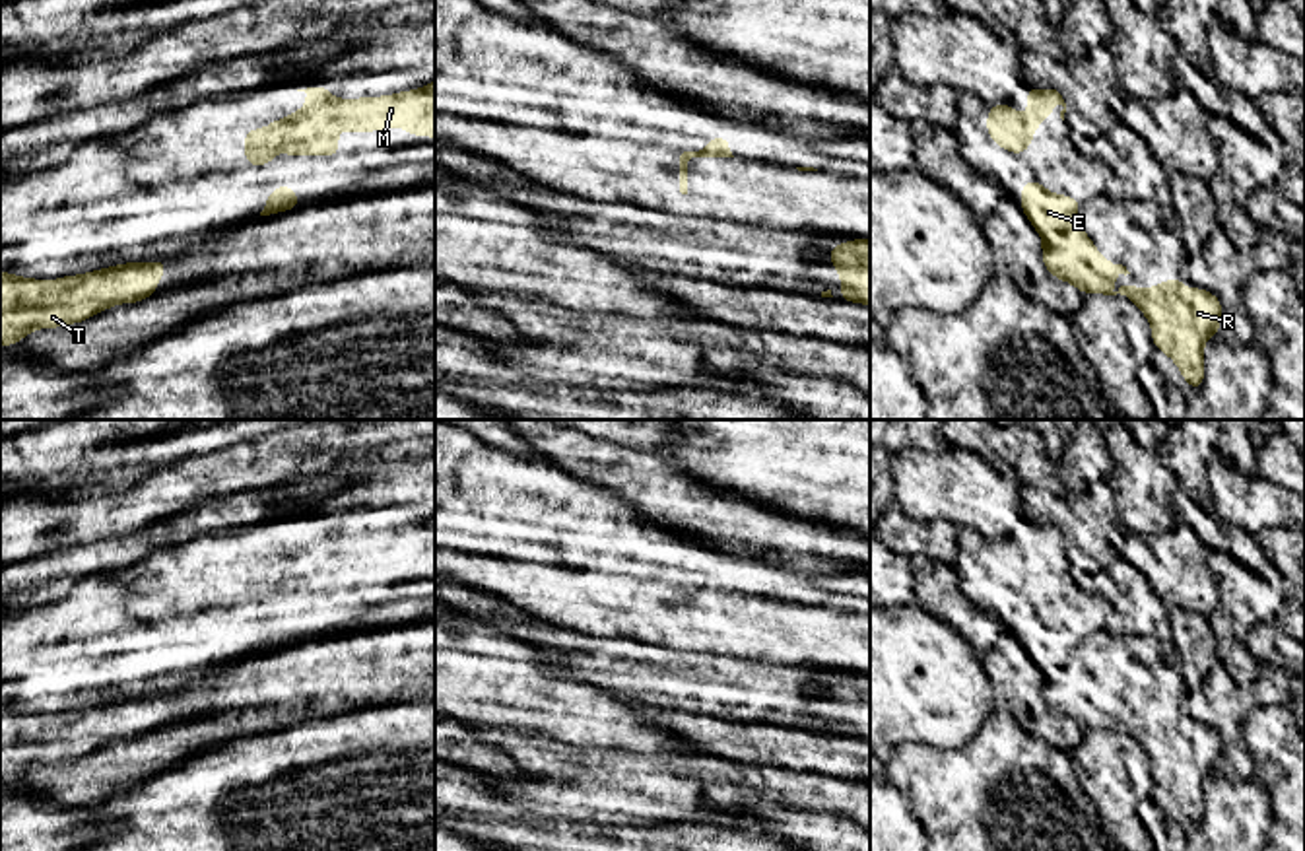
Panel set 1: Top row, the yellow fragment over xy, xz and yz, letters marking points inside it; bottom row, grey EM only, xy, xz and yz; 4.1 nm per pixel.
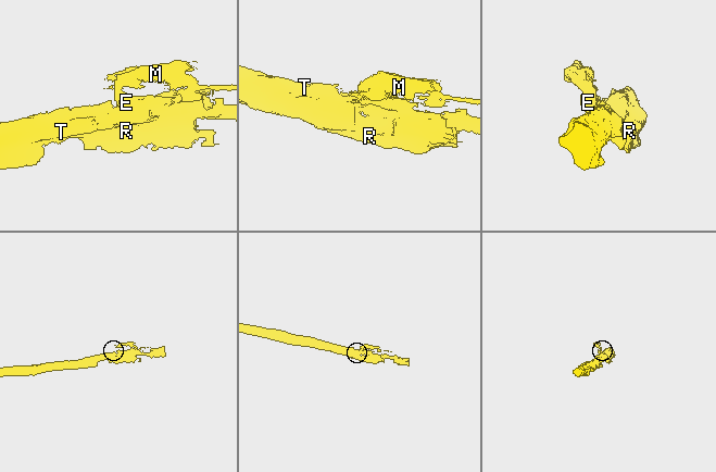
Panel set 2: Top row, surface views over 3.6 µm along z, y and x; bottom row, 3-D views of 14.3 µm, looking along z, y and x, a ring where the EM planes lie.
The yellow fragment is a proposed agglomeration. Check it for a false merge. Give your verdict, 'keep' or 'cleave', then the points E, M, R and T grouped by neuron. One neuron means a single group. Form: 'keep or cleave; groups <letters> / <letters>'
keep; groups E M R T

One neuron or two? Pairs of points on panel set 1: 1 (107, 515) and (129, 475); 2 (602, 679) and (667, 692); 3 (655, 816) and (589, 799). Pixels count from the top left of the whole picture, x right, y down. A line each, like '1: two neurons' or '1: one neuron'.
1: two neurons
2: one neuron
3: one neuron

